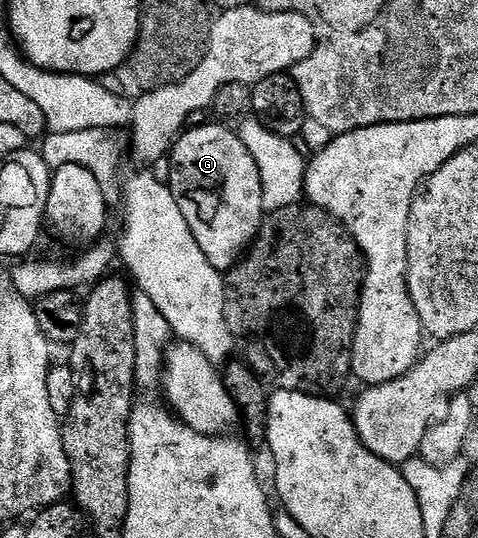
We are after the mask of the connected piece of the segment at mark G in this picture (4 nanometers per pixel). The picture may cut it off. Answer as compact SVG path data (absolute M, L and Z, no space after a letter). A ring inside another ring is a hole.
M211 121L206 127L183 130L168 156L169 163L170 192L172 197L176 197L176 205L180 205L180 213L184 213L184 221L188 221L188 229L192 229L192 237L196 237L196 245L200 245L200 253L204 253L204 257L208 257L218 271L229 272L250 250L264 218L260 169L256 161L252 161L252 153L248 153L237 130Z

